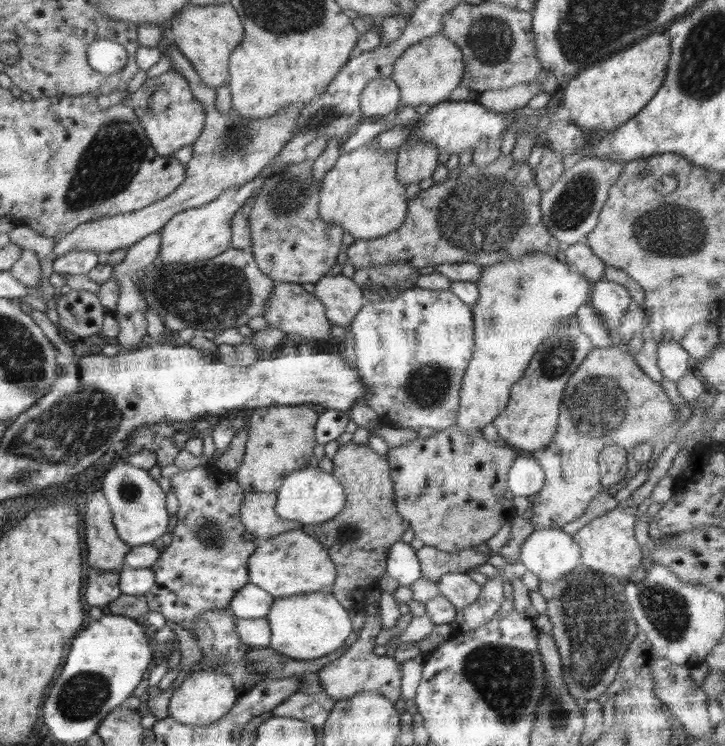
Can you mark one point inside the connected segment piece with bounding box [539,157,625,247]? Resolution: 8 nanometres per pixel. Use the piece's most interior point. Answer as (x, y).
(570, 209)

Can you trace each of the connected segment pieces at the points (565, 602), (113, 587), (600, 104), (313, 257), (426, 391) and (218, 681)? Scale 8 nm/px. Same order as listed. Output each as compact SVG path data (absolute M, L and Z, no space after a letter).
M580 564L554 582L540 581L538 592L546 600L545 613L552 622L550 634L559 649L562 680L569 693L584 706L612 685L625 652L640 630L624 608L624 586L612 575Z
M90 568L88 584L86 584L86 600L88 600L90 607L102 609L121 595L119 573L116 571L97 571Z
M652 34L644 42L596 64L576 78L562 84L561 106L568 108L572 123L588 132L616 131L630 118L637 116L658 92L666 76L670 56L670 38L666 34Z
M307 160L298 164L278 167L259 179L254 203L247 216L251 232L251 252L260 272L278 283L316 284L333 266L342 262L344 230L340 225L318 219L320 182L312 178L313 167Z
M416 286L403 290L393 298L383 298L375 303L365 304L354 317L351 329L354 334L354 350L356 354L356 368L359 379L367 388L366 401L364 405L373 408L379 416L379 426L392 427L396 423L406 429L417 430L420 427L428 426L436 431L451 427L455 424L459 411L461 382L474 350L474 321L472 309L469 304L462 302L450 289L432 290L418 288Z
M201 670L186 678L176 691L173 692L169 702L169 715L189 727L206 728L209 724L222 718L236 704L241 693L236 690L234 681L230 676L214 672L214 670Z

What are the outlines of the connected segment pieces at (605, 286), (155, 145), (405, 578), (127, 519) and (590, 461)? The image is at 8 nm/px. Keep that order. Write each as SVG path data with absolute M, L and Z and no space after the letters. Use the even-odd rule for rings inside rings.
M603 277L592 286L588 302L611 327L615 327L633 301L625 286Z
M172 68L159 76L147 78L138 90L130 94L130 100L150 145L159 156L173 155L182 147L193 145L204 129L205 107L194 98L184 75Z
M395 542L387 554L385 572L402 586L412 586L421 577L421 566L410 543Z
M128 462L112 465L104 478L102 492L113 514L118 536L126 544L132 547L150 544L171 530L173 520L168 516L165 493L157 480L148 475L147 470L132 466Z
M615 343L610 347L597 347L589 352L587 357L579 364L578 370L568 380L568 386L562 396L562 404L559 407L557 429L552 442L543 449L534 451L532 456L538 460L545 472L545 483L535 494L536 499L532 503L534 513L530 518L536 530L543 528L560 529L563 524L576 520L584 514L584 510L590 501L604 491L601 485L598 455L606 446L618 445L627 450L627 474L614 486L606 488L606 492L614 496L622 490L627 482L640 470L651 469L651 465L657 462L665 448L677 438L676 432L681 428L676 419L677 411L674 409L669 397L665 394L660 383L654 382L636 364L635 358L630 352L622 350ZM647 442L652 446L649 461L643 463L633 457L634 448L638 444Z

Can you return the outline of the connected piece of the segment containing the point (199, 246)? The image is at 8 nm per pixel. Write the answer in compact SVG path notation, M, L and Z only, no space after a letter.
M239 189L226 190L208 204L175 214L161 228L161 245L157 260L162 265L194 263L201 259L212 259L230 248L232 215L239 209L234 197Z

